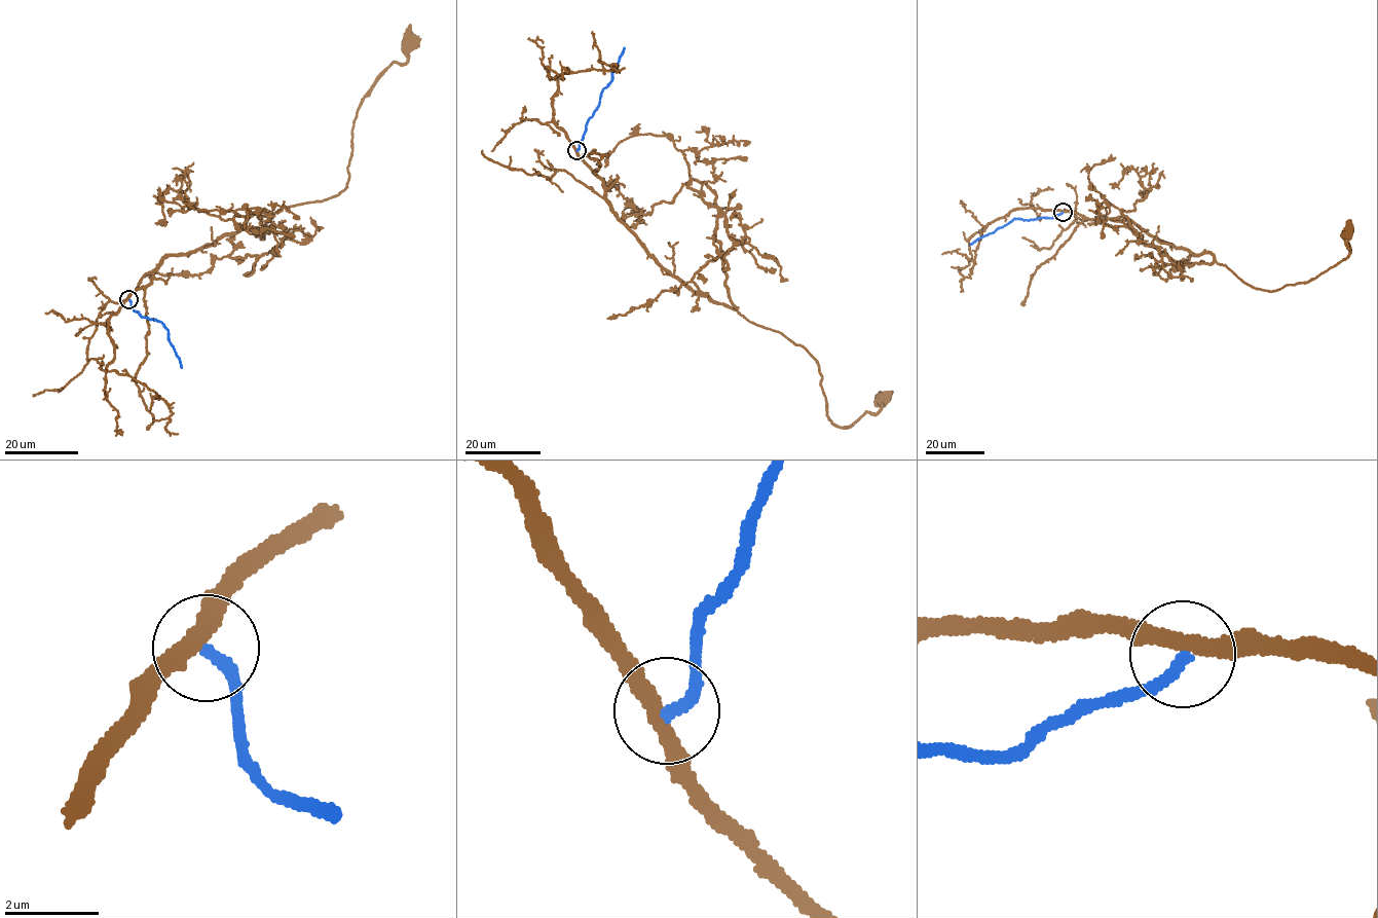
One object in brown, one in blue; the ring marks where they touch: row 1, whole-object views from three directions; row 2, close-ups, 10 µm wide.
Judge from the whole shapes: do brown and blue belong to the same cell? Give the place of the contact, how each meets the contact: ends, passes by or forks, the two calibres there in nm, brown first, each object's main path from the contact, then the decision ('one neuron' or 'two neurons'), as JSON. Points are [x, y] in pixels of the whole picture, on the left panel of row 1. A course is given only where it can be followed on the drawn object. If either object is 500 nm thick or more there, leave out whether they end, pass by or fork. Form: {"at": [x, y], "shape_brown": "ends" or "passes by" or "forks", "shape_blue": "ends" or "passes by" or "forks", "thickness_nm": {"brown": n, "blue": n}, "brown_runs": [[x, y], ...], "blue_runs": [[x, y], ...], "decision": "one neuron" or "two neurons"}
{"at": [128, 299], "shape_brown": "passes by", "shape_blue": "ends", "thickness_nm": {"brown": 280, "blue": 260}, "brown_runs": [[127, 299], [172, 254], [239, 231], [255, 212], [343, 191], [361, 103], [382, 71], [407, 61], [410, 39]], "blue_runs": [[127, 299], [141, 316], [161, 322], [169, 332], [181, 368]], "decision": "two neurons"}

